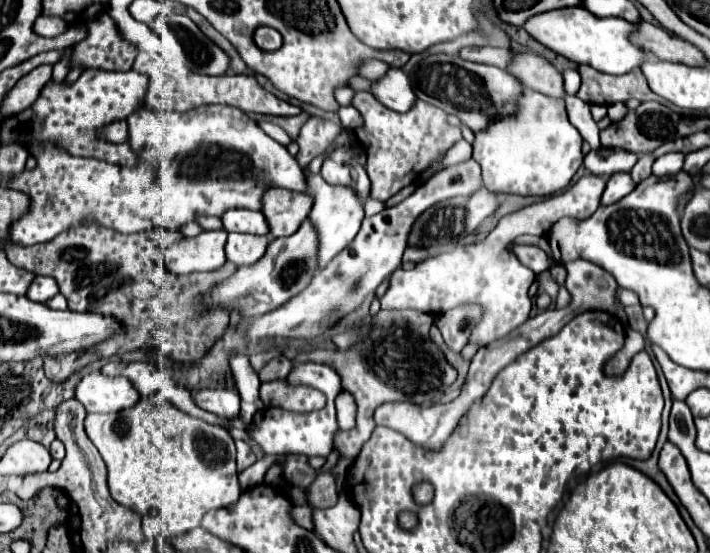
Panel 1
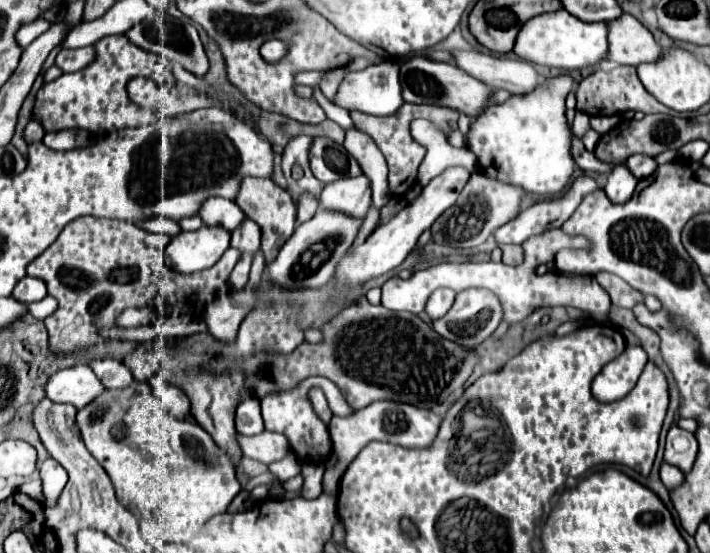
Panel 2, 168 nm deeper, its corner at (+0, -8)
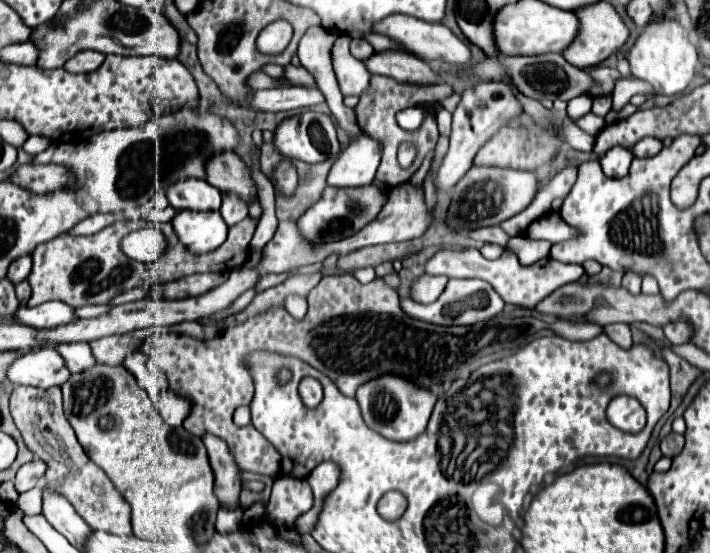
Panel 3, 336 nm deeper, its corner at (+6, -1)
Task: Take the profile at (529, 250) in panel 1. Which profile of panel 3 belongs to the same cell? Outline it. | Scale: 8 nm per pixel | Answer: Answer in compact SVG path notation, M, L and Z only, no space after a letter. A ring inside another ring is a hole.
M487 226L487 228L477 228L473 232L467 234L473 240L481 240L481 242L491 242L491 244L499 244L499 246L507 246L509 236L503 232L501 226Z

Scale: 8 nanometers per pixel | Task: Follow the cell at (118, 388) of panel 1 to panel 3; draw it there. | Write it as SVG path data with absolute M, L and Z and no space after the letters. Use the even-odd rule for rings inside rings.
M41 348L19 356L7 370L7 378L13 384L51 388L69 380L69 370L55 348Z

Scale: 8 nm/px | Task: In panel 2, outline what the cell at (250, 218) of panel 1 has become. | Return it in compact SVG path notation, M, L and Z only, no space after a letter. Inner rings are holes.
M219 197L207 199L199 211L199 217L205 221L205 225L223 227L227 231L235 231L239 227L239 223L243 223L243 219L247 219L235 201L219 199Z

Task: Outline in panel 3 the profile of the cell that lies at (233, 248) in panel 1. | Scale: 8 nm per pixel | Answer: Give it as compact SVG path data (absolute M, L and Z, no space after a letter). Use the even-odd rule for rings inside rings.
M223 196L223 204L219 212L227 222L227 226L233 226L247 216L247 204L243 200L237 200L237 196Z

